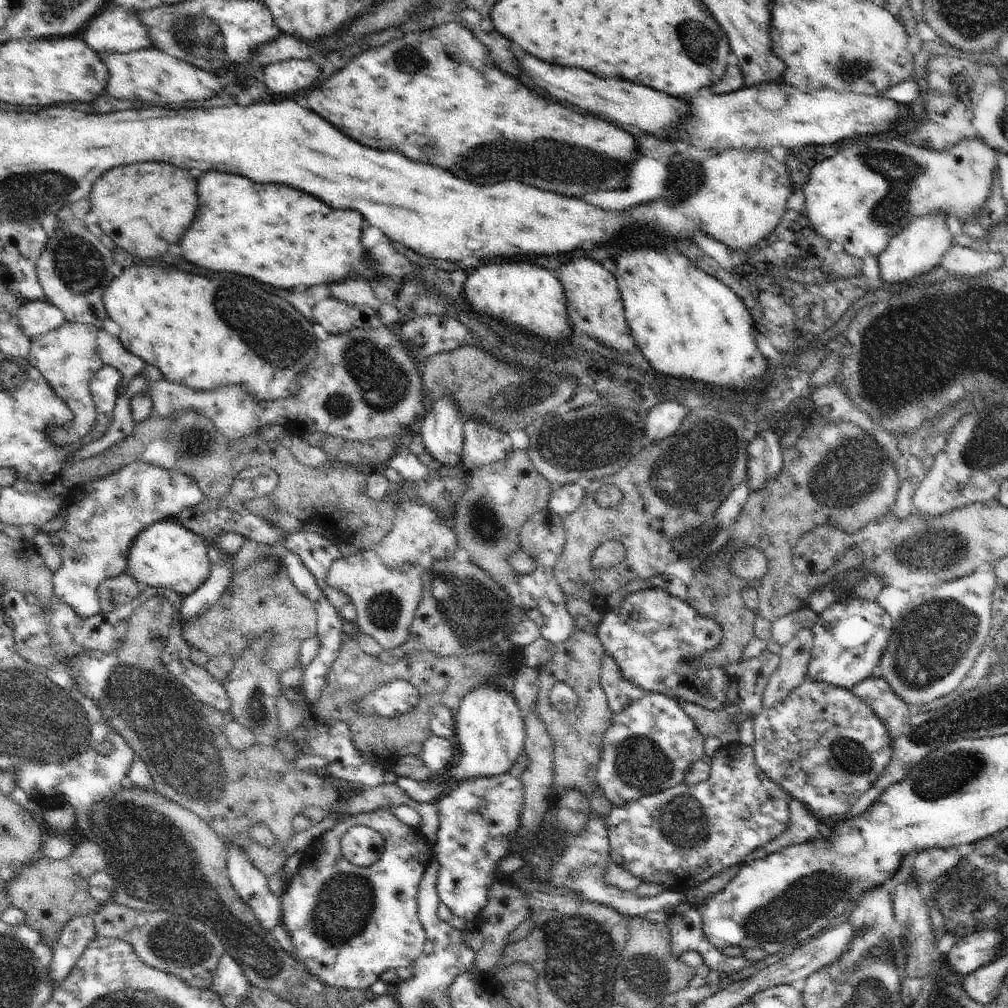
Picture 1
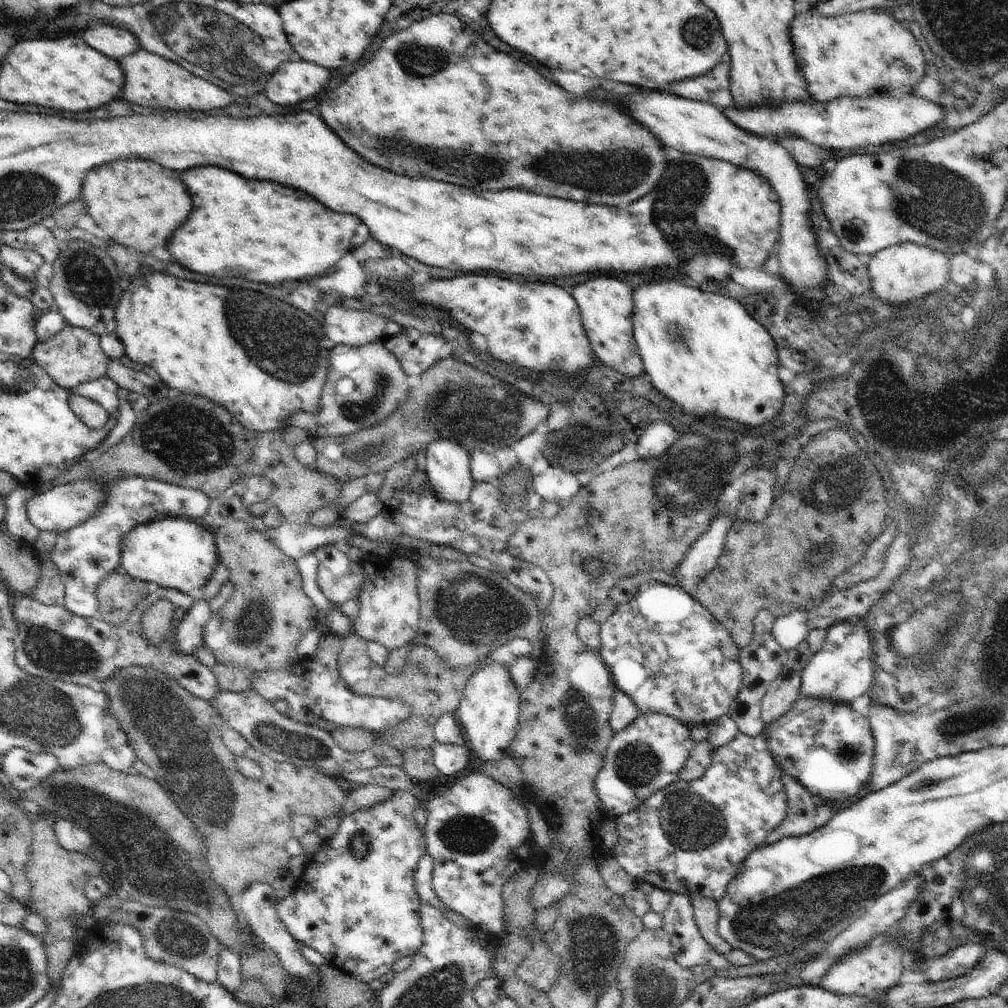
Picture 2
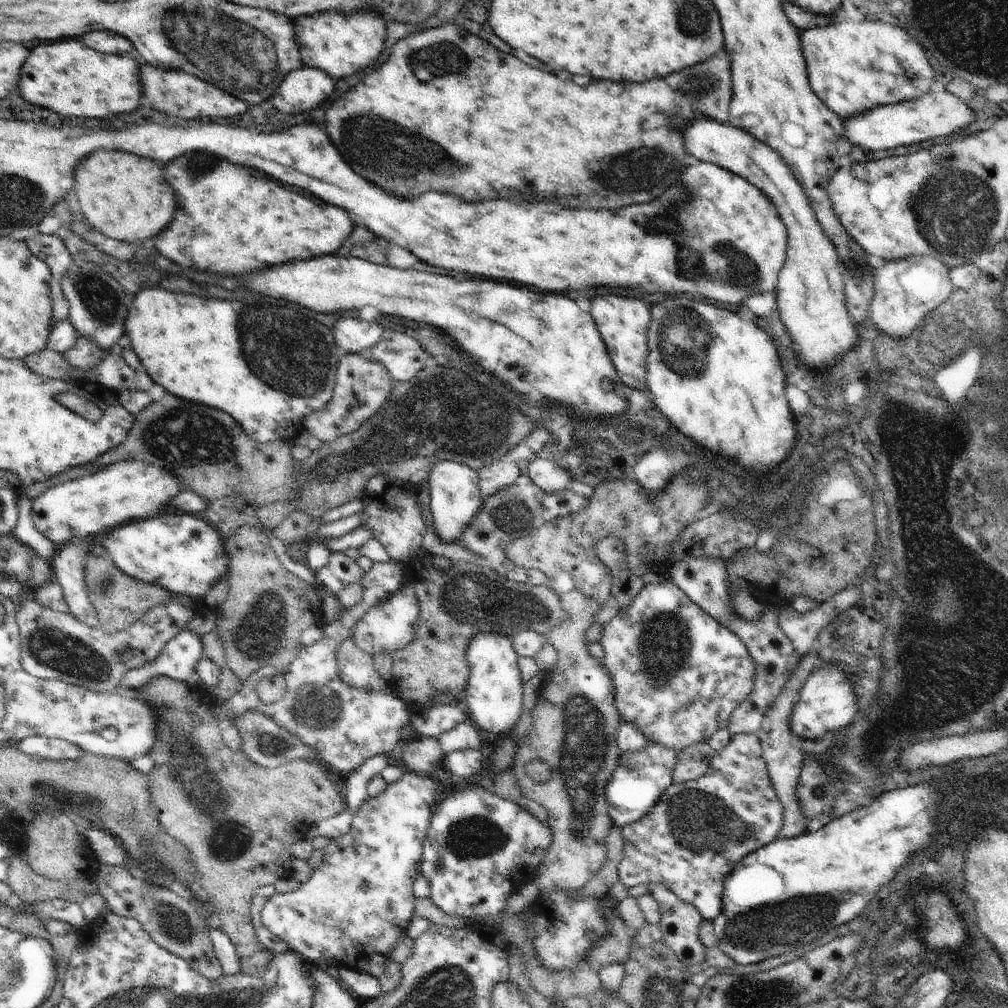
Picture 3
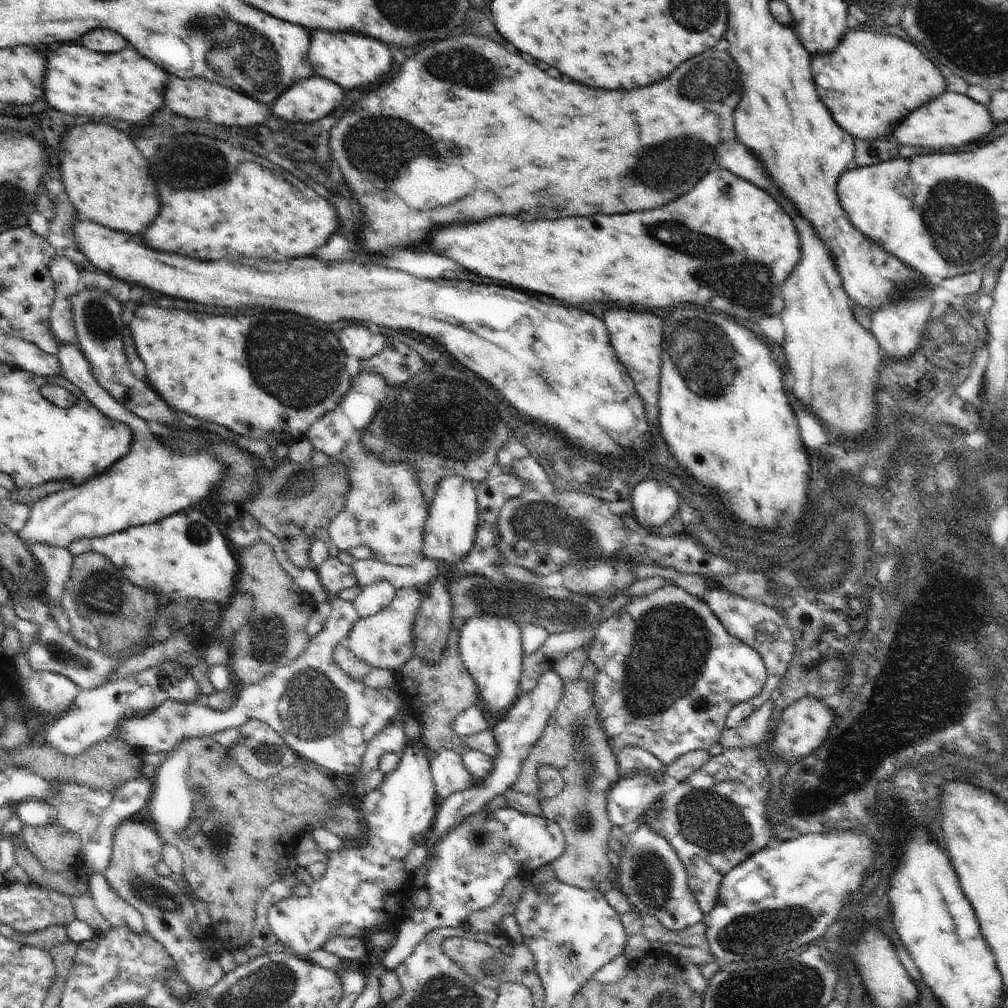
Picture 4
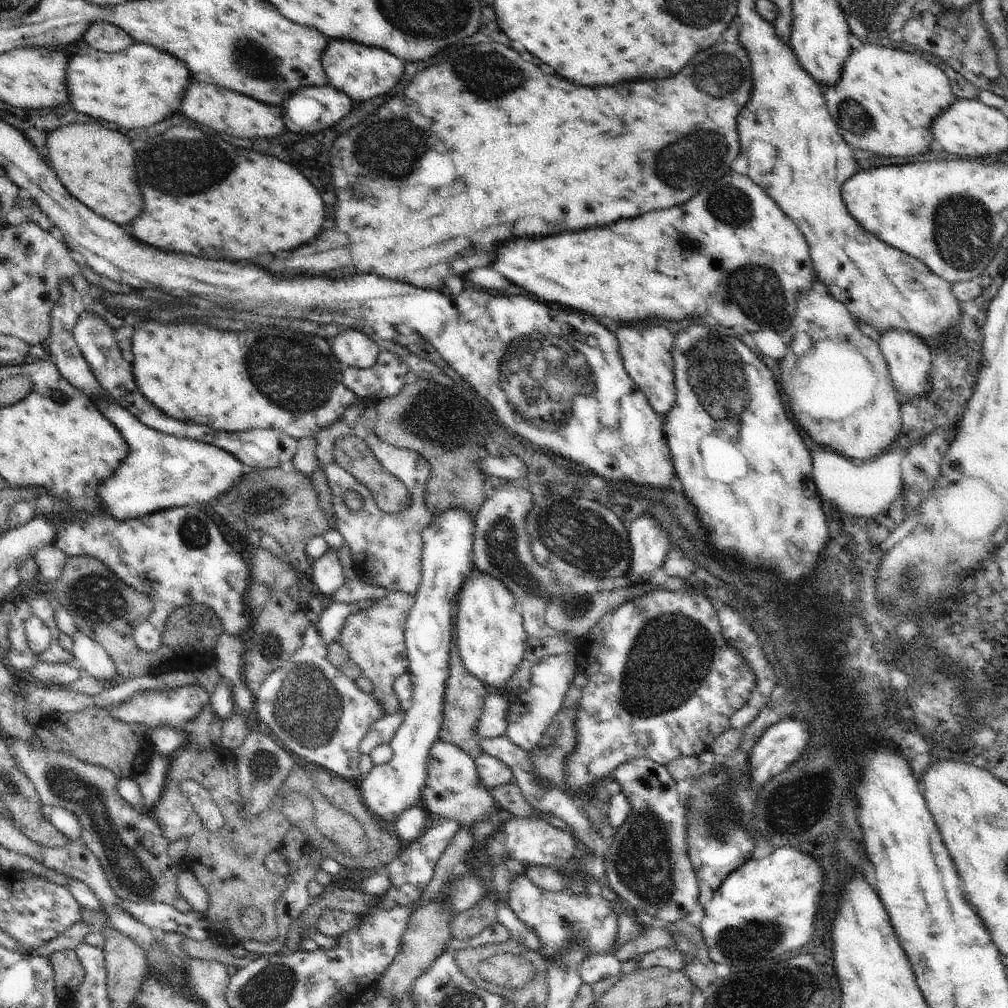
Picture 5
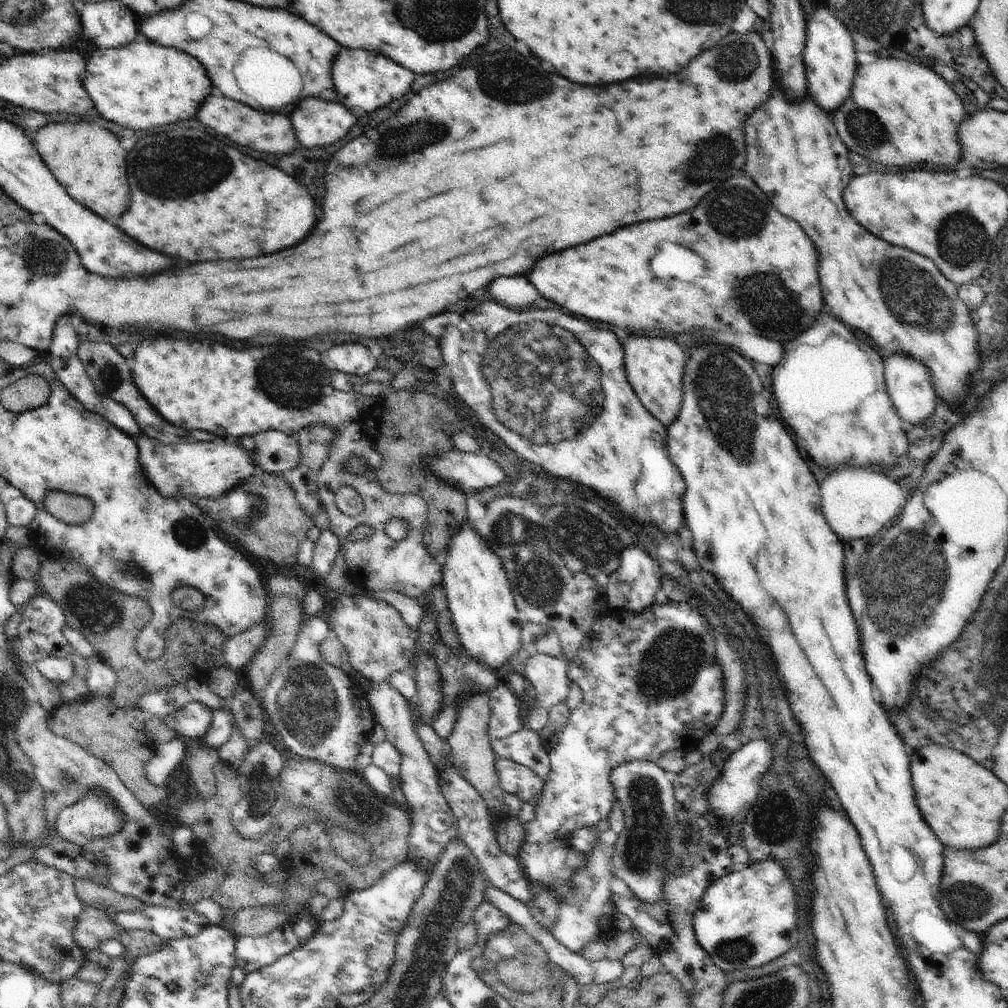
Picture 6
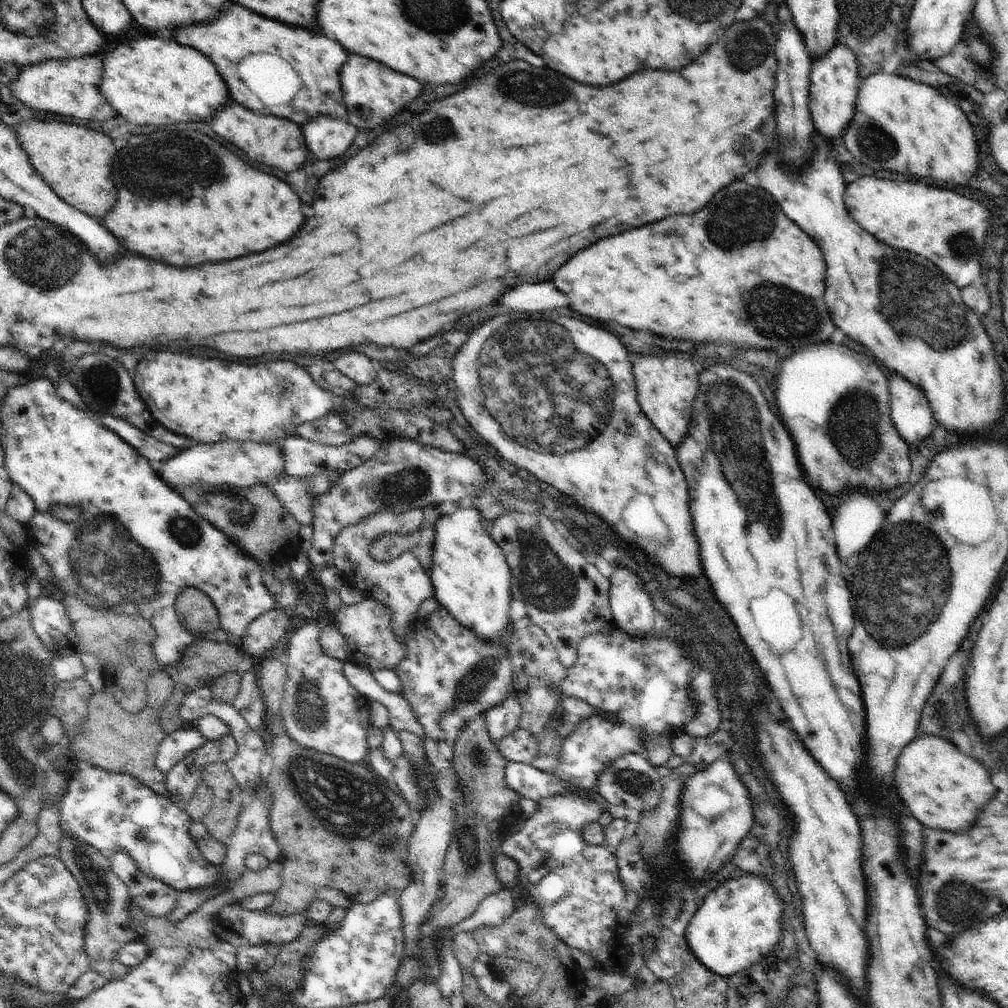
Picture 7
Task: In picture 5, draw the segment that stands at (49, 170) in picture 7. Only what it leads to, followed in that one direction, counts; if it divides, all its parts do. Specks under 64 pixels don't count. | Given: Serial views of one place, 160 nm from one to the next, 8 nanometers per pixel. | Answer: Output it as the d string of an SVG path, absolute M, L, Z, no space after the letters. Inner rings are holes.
M72 124L66 128L54 130L46 140L46 150L48 150L49 165L57 177L60 174L59 179L64 188L92 212L120 226L132 222L142 212L144 202L136 180L136 172L134 172L134 150L130 146L130 140L120 132L106 130L100 124Z

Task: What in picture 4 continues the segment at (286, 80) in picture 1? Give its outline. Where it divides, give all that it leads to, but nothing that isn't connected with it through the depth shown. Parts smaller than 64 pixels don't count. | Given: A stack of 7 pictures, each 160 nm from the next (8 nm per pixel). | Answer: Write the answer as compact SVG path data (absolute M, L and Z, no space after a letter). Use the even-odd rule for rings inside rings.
M315 75L300 80L282 93L271 107L271 112L284 120L314 122L342 105L344 92L332 80Z

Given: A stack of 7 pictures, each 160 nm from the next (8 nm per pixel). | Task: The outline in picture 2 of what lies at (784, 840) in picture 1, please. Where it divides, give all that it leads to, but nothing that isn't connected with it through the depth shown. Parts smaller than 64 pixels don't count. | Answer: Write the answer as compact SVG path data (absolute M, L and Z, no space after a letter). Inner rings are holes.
M779 764L778 768L787 794L787 813L780 826L768 834L764 845L771 845L784 837L804 836L817 829L814 822L817 800L796 777L782 771Z

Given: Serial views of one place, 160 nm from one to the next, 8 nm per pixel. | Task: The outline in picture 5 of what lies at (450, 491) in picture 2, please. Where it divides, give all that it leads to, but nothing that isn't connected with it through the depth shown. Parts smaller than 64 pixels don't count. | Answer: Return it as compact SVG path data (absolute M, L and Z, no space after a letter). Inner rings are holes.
M448 509L444 511L440 516L434 517L432 522L424 528L421 532L422 540L423 540L423 559L422 559L422 568L421 568L421 585L418 589L418 592L415 594L415 601L410 609L406 626L405 626L405 645L407 648L407 657L409 662L409 672L412 684L413 684L413 693L411 696L410 702L408 702L406 706L406 712L404 720L402 724L398 727L394 738L389 742L389 745L393 750L393 757L384 764L375 766L372 769L372 772L366 776L366 778L361 780L359 784L361 797L363 798L364 804L368 807L370 812L373 812L374 815L378 817L378 820L383 821L397 821L397 818L400 816L400 813L403 810L406 810L409 806L416 806L422 804L422 787L424 786L426 777L427 777L427 760L430 749L432 745L435 743L435 740L439 738L439 730L442 728L442 721L444 716L444 703L445 703L445 686L446 681L449 678L449 667L448 661L450 660L451 648L454 646L454 628L452 627L452 606L451 602L456 599L457 592L460 590L460 587L465 582L466 576L472 572L474 568L474 552L473 552L473 544L474 544L474 517L472 517L469 513L467 513L464 509Z

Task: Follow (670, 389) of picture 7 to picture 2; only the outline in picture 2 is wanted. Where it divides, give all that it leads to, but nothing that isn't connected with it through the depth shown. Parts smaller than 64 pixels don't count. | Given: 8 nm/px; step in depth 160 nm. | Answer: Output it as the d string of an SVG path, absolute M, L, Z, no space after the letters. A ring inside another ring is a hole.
M598 276L586 280L572 290L572 296L580 307L585 332L590 339L595 355L600 363L617 370L622 376L638 378L642 376L643 360L633 333L633 290L614 276Z

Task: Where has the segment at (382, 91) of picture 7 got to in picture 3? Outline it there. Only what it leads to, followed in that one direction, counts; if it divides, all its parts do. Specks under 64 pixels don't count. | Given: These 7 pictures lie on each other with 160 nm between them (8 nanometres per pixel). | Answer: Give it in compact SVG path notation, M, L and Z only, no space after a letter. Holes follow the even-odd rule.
M368 11L356 12L352 16L342 16L336 12L324 12L320 16L304 16L294 20L297 43L306 67L323 70L333 79L352 76L358 70L374 64L386 40L386 21Z

